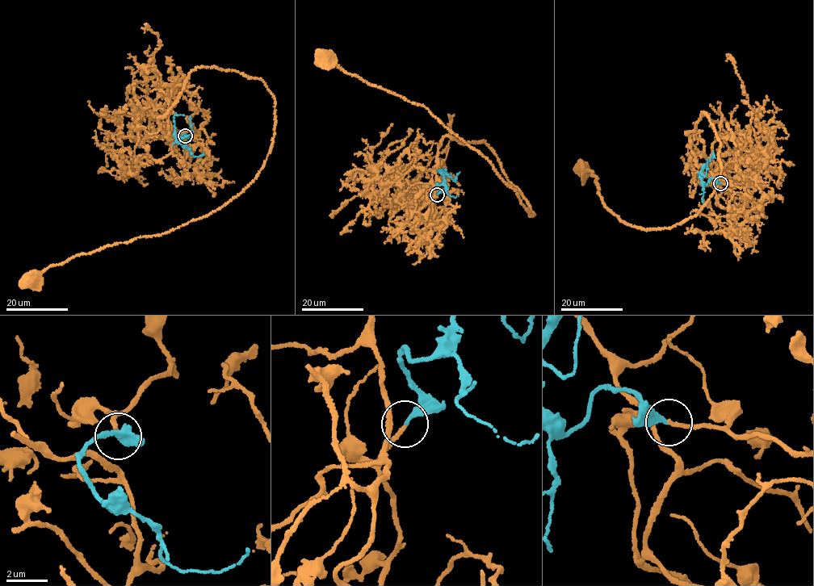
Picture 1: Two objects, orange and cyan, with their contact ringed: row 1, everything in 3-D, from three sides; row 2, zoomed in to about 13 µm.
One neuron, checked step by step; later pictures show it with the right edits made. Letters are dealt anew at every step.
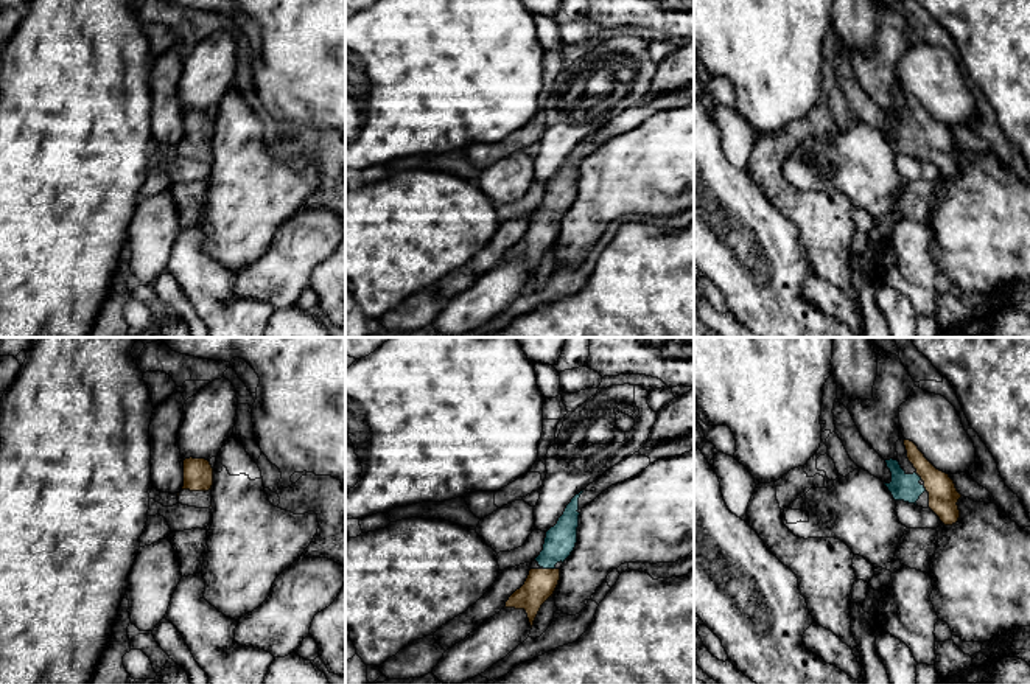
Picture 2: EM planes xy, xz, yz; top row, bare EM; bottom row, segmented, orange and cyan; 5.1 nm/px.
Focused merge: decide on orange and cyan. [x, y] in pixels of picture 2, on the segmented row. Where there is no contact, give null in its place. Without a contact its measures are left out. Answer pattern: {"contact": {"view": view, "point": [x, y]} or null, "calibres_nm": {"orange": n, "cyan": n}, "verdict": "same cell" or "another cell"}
{"contact": {"view": "xz", "point": [550, 569]}, "calibres_nm": {"orange": 160, "cyan": 160}, "verdict": "same cell"}

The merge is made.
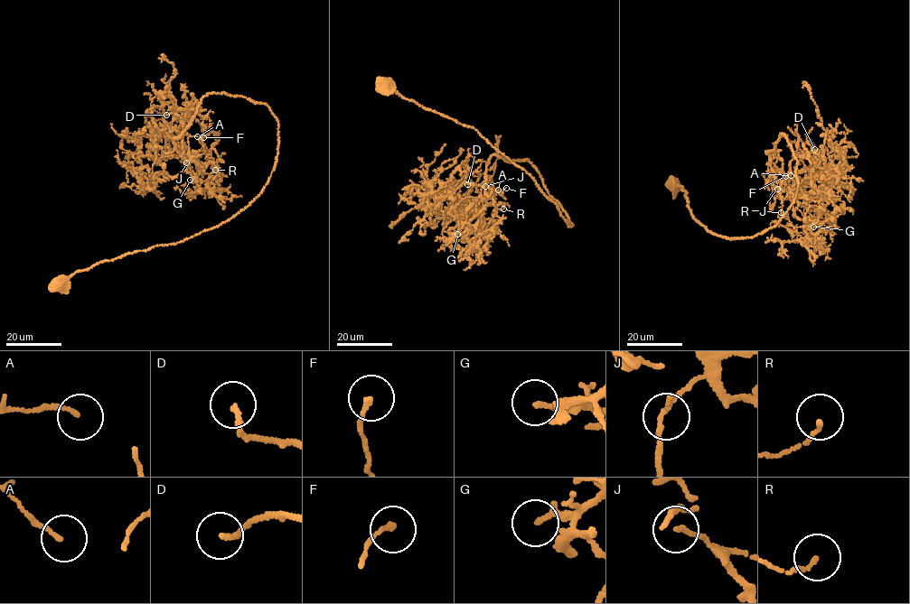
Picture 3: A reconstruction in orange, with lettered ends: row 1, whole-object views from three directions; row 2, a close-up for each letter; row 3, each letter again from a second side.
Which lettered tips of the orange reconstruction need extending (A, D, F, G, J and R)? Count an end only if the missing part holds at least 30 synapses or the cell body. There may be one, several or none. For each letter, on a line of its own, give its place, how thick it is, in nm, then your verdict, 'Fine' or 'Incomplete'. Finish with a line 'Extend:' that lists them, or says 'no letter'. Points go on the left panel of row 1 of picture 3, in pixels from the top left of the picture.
A: Place: (197, 136). Thickness 120 nm. Fine
D: Place: (166, 115). Thickness 160 nm. Incomplete
F: Place: (203, 137). Thickness 130 nm. Fine
G: Place: (190, 180). Thickness 200 nm. Incomplete
J: Place: (186, 162). Thickness 80 nm. Fine
R: Place: (215, 170). Thickness 120 nm. Fine
Extend: D, G

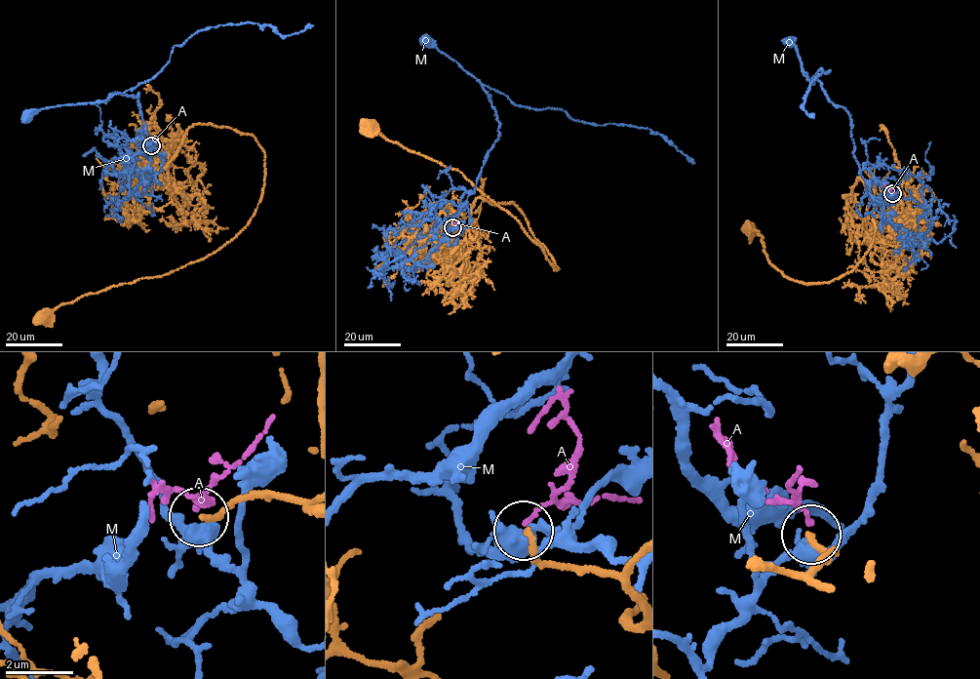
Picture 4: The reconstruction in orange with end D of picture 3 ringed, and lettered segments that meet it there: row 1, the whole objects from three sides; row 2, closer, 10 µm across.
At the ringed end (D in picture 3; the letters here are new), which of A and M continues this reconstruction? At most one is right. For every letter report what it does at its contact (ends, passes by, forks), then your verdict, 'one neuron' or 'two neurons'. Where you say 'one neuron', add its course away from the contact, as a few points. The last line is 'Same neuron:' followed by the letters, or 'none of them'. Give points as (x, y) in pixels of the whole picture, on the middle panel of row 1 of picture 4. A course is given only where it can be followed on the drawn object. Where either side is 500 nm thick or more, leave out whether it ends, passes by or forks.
A: it ends there; two neurons
M: it forks there; two neurons
Same neuron: none of them

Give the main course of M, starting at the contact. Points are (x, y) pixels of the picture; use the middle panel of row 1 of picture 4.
M: (452, 228), (468, 225), (467, 197), (498, 136), (498, 121), (482, 84), (425, 41)

